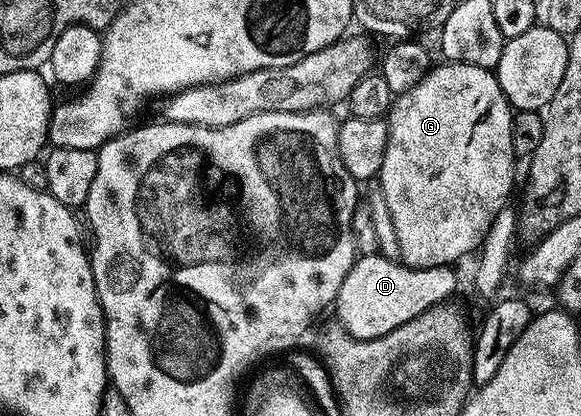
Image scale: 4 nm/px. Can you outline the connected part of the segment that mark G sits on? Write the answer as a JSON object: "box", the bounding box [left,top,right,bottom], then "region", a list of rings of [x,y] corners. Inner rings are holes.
{"box":[378,61,518,268],"region":[[[445,61],[444,66],[433,65],[428,74],[414,88],[407,90],[393,101],[392,109],[386,115],[388,123],[388,143],[385,156],[378,175],[378,190],[384,194],[386,205],[390,208],[391,219],[394,220],[394,229],[398,234],[398,245],[401,248],[401,256],[404,265],[422,268],[434,268],[435,266],[452,266],[459,258],[464,258],[468,253],[479,251],[484,242],[486,232],[490,232],[490,224],[494,224],[494,216],[502,212],[504,206],[509,205],[512,194],[512,185],[516,182],[516,165],[518,159],[512,141],[510,140],[510,128],[512,127],[513,109],[508,104],[508,98],[502,92],[495,73],[486,68],[478,68],[474,64],[462,64],[461,62]]]}

